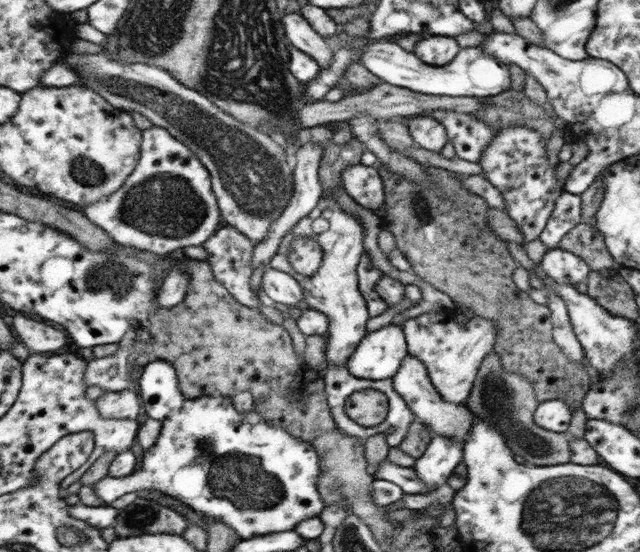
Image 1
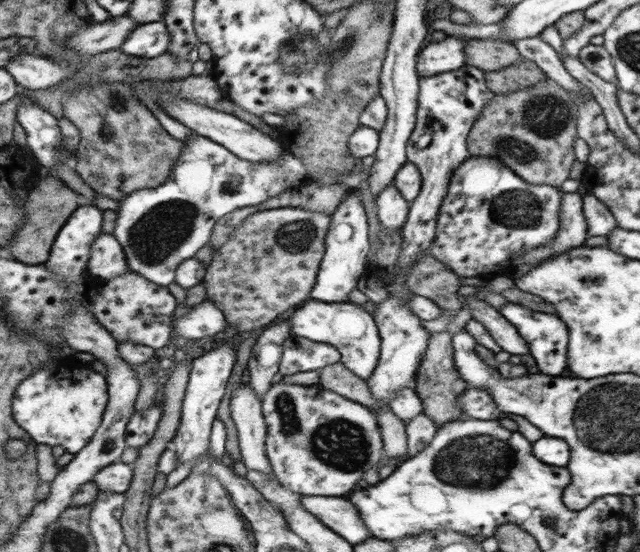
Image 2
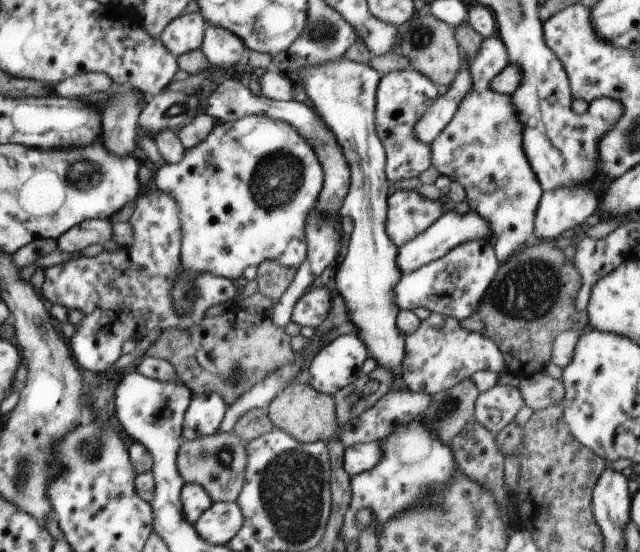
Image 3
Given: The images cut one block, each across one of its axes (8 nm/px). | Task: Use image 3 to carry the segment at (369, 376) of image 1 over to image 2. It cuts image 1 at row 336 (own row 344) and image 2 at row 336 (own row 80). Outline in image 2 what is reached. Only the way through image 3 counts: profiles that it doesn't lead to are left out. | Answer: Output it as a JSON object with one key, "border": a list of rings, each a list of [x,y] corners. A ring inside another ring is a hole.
{"border":[[[311,299],[301,307],[293,308],[289,314],[291,334],[314,342],[334,345],[340,352],[341,363],[367,382],[378,364],[381,336],[373,316],[363,309],[361,304],[325,303]]]}

